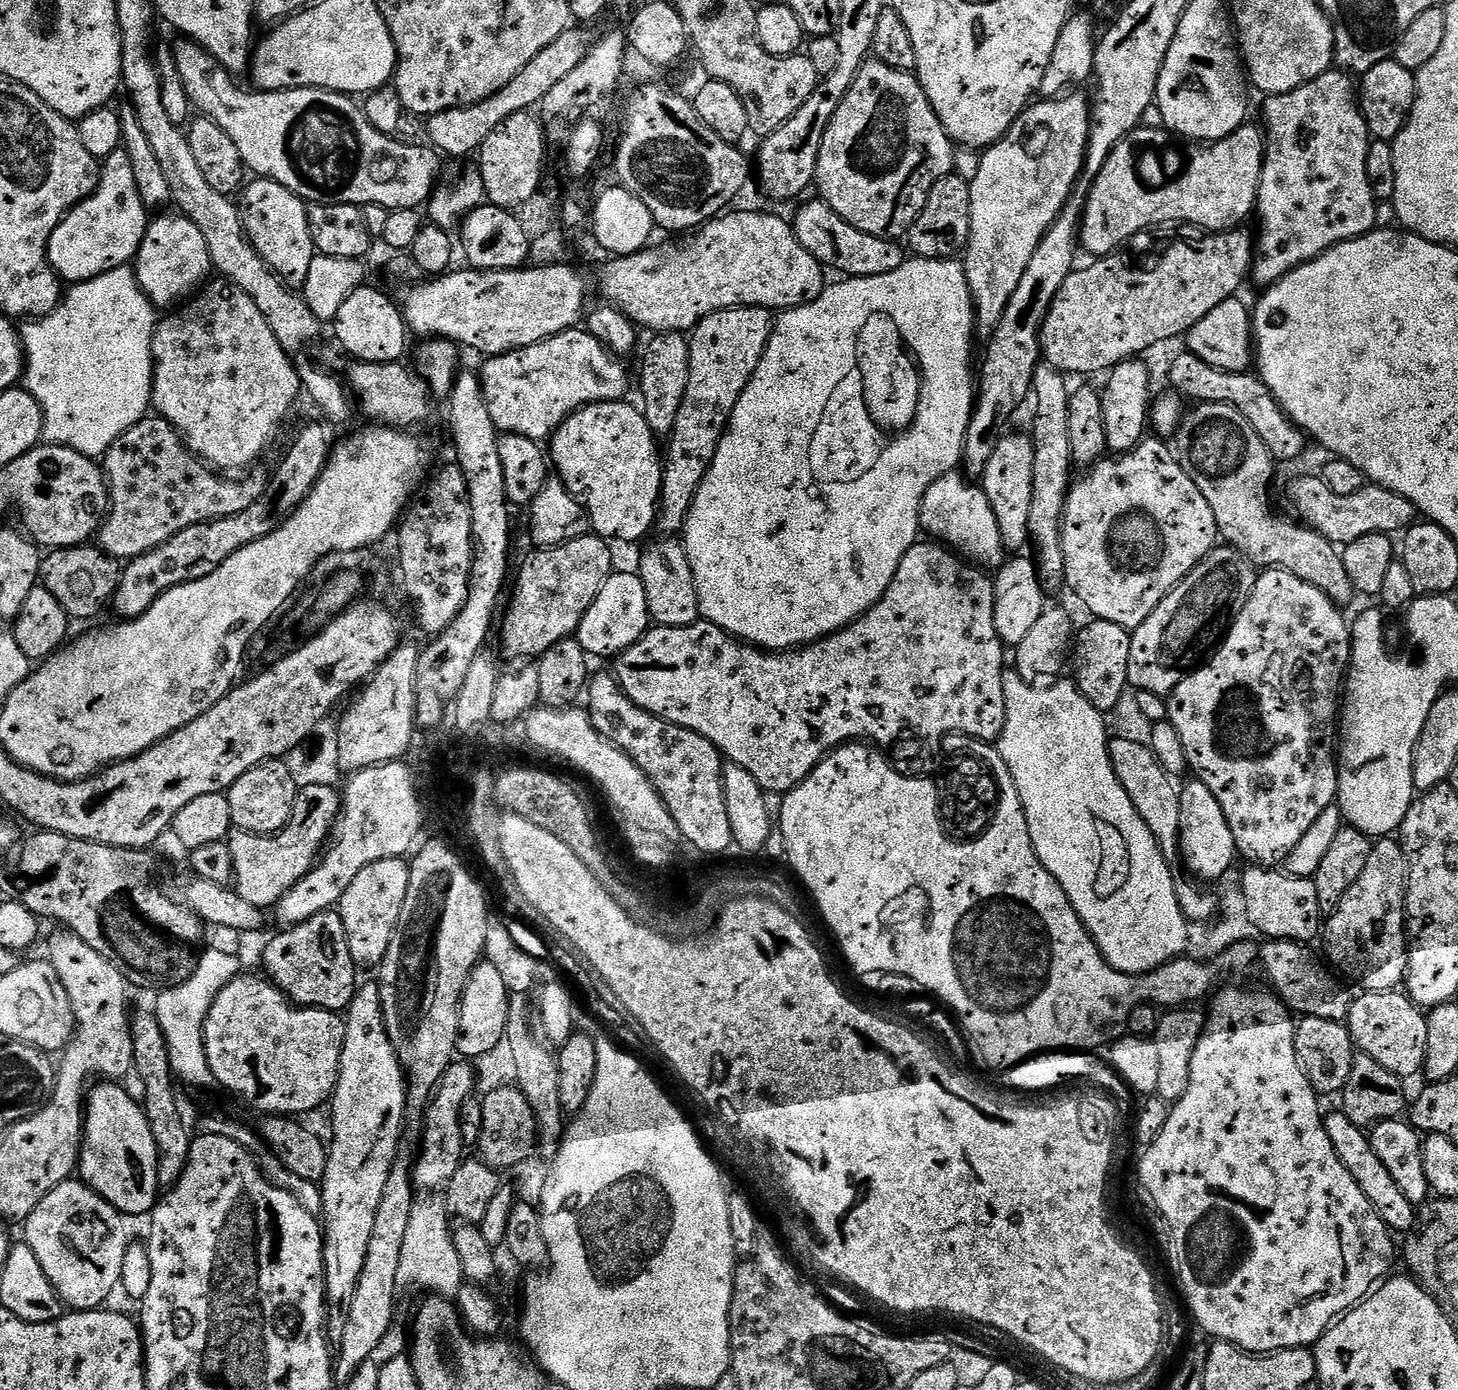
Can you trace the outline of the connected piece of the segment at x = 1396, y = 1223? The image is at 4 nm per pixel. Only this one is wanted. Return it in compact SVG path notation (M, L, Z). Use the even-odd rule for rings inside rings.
M1336 1110L1332 1113L1329 1111L1324 1117L1324 1125L1326 1134L1330 1134L1330 1142L1334 1142L1334 1150L1338 1158L1342 1158L1342 1166L1346 1166L1346 1170L1354 1174L1354 1182L1362 1186L1362 1194L1370 1198L1370 1206L1378 1210L1378 1218L1382 1218L1382 1222L1386 1222L1386 1226L1393 1233L1408 1231L1411 1233L1417 1227L1417 1205L1410 1203L1406 1194L1398 1190L1398 1185L1394 1183L1394 1178L1390 1178L1385 1164L1380 1161L1378 1154L1374 1154L1374 1146L1369 1133L1354 1122L1350 1122L1350 1118L1346 1118L1343 1110Z

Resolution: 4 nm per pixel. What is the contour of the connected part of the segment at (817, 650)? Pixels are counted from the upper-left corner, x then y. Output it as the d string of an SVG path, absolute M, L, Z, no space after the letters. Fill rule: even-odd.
M918 542L902 558L886 594L872 609L858 617L853 624L847 624L831 636L824 636L820 640L807 646L774 652L761 650L755 644L746 644L737 640L735 636L724 632L718 626L709 624L701 618L690 626L681 628L649 627L648 632L634 646L621 652L615 661L614 675L617 684L639 708L662 718L671 724L689 728L706 738L720 751L725 761L742 766L742 770L750 770L754 778L764 788L765 793L783 794L796 788L812 773L812 769L842 744L849 742L867 742L885 753L889 760L900 766L908 766L920 752L920 748L927 746L931 740L937 742L959 734L972 736L975 740L999 741L1004 723L1006 722L1006 694L1004 693L1004 651L1006 645L998 634L998 626L994 622L994 602L996 601L996 586L993 577L987 571L973 566L968 560L961 558L955 551L949 550L940 542Z

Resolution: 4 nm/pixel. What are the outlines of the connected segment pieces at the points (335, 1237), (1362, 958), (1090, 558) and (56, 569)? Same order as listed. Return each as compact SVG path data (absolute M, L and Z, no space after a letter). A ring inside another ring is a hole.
M376 982L370 984L361 983L357 987L354 998L349 1002L346 1015L343 1017L346 1038L342 1046L342 1058L340 1059L340 1073L336 1088L332 1092L330 1109L332 1108L332 1142L327 1145L328 1161L324 1179L318 1184L321 1192L322 1231L324 1234L324 1299L326 1301L326 1315L328 1317L328 1334L333 1341L340 1341L342 1330L346 1326L346 1314L352 1301L354 1290L358 1286L358 1278L362 1274L362 1262L366 1262L366 1249L370 1243L370 1230L374 1226L374 1217L378 1215L378 1202L382 1202L382 1190L386 1186L386 1178L390 1178L390 1170L396 1161L396 1155L400 1149L400 1141L404 1135L404 1125L408 1115L408 1083L405 1080L403 1066L400 1065L398 1054L388 1037L384 1016L382 1014L382 998L379 996L379 986Z
M1380 838L1373 843L1370 858L1366 861L1366 870L1362 870L1358 882L1354 882L1354 886L1346 890L1335 912L1327 917L1326 927L1322 932L1324 948L1328 951L1327 963L1337 973L1345 972L1350 979L1357 980L1363 991L1391 992L1405 983L1408 974L1408 933L1404 898L1407 895L1408 856L1399 839Z
M1148 438L1137 448L1099 460L1081 475L1084 476L1081 480L1079 477L1069 487L1068 497L1064 499L1064 517L1060 527L1062 554L1064 555L1064 584L1070 591L1076 592L1077 598L1093 612L1091 615L1095 619L1114 622L1129 630L1135 630L1138 626L1142 626L1142 622L1146 622L1146 618L1150 618L1150 614L1154 614L1158 602L1162 602L1162 598L1166 598L1166 594L1170 594L1170 590L1174 590L1174 586L1178 586L1182 582L1182 578L1189 576L1211 554L1212 549L1217 547L1220 535L1218 522L1214 522L1214 510L1210 510L1210 502L1206 502L1206 498L1202 498L1202 490L1198 490L1198 486L1194 486L1190 474L1186 474L1186 470L1182 470L1175 451L1169 445L1167 448L1164 444L1167 443L1163 439Z
M99 546L54 548L40 561L39 583L58 598L73 621L92 620L104 607L107 609L111 605L120 585L121 571L121 561Z

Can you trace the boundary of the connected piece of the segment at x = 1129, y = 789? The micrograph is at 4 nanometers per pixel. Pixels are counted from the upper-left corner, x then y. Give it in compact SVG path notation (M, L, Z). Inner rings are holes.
M1121 736L1109 739L1108 749L1112 755L1112 765L1130 798L1134 802L1134 810L1142 814L1142 822L1150 826L1150 834L1158 842L1162 854L1172 862L1180 856L1180 788L1173 777L1158 762L1151 747L1128 742Z

